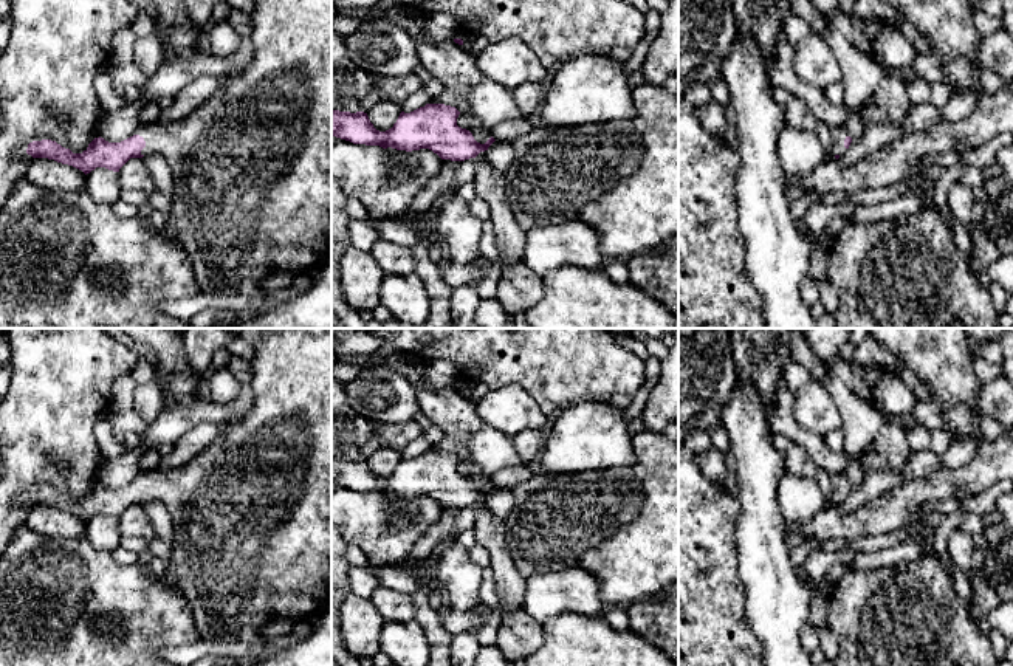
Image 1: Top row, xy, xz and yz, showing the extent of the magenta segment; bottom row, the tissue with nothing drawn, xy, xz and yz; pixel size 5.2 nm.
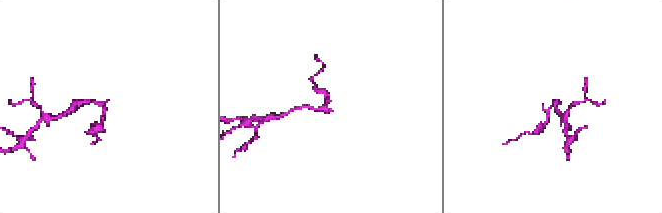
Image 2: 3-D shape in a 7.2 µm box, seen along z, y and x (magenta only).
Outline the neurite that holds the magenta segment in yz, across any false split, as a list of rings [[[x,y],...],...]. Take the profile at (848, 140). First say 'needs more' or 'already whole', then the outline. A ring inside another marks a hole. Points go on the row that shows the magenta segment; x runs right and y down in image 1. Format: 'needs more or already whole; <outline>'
needs more; [[[840,125],[830,130],[832,133],[832,153],[838,160],[849,149],[852,138],[846,125]]]

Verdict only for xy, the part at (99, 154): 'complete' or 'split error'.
split error

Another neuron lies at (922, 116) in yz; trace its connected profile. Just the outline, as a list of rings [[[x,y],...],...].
[[[931,102],[912,104],[906,119],[900,125],[864,124],[861,136],[852,139],[846,153],[838,158],[838,163],[847,167],[855,166],[884,146],[894,144],[908,135],[931,130],[940,124],[943,124],[940,108]]]

